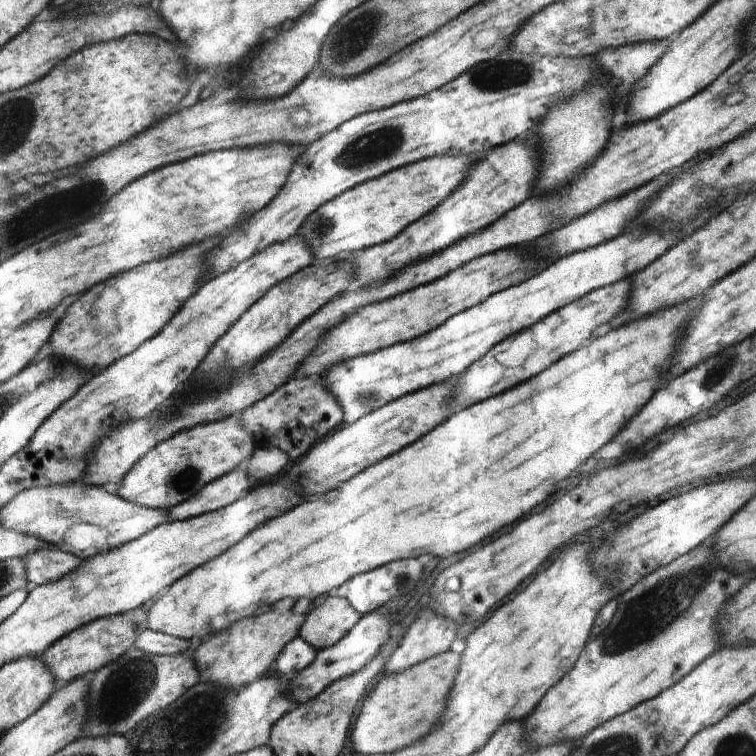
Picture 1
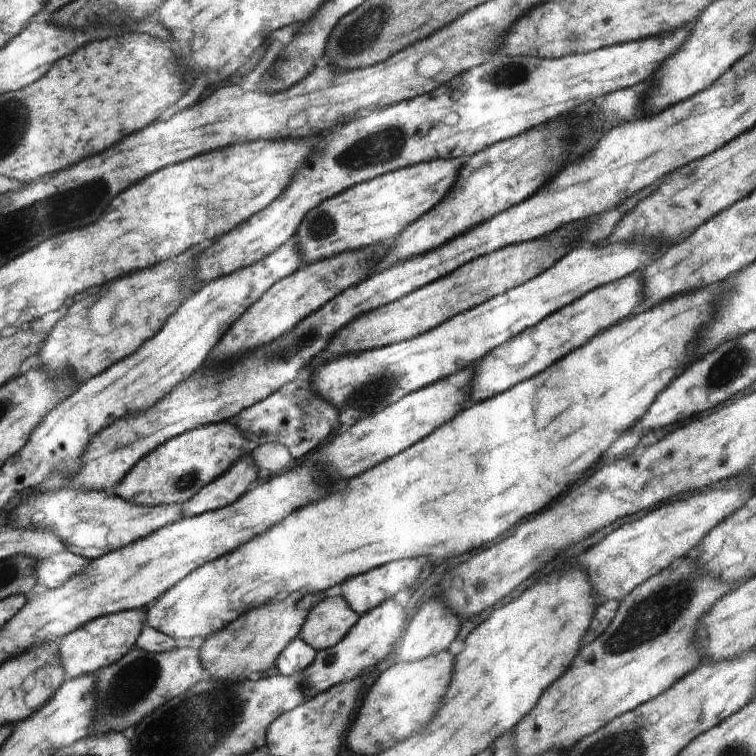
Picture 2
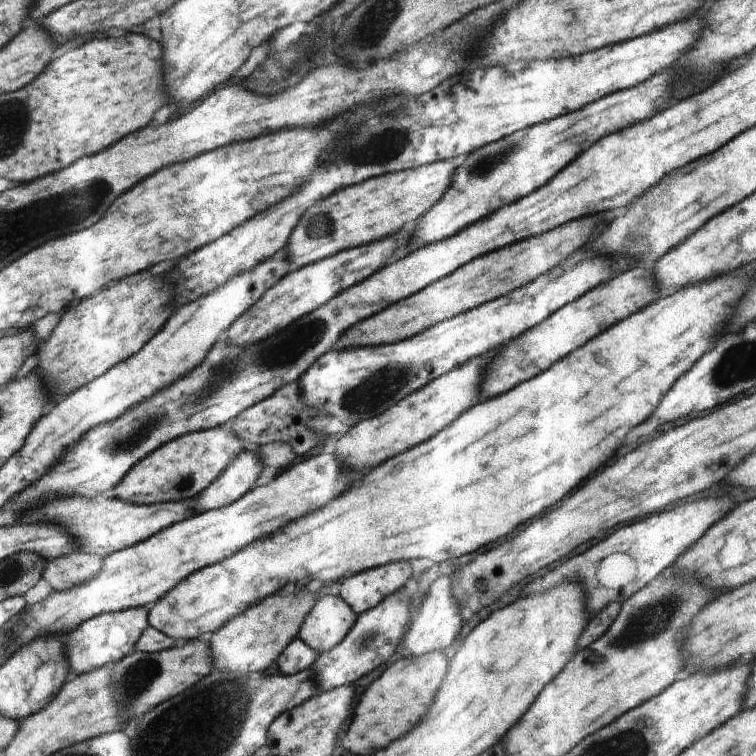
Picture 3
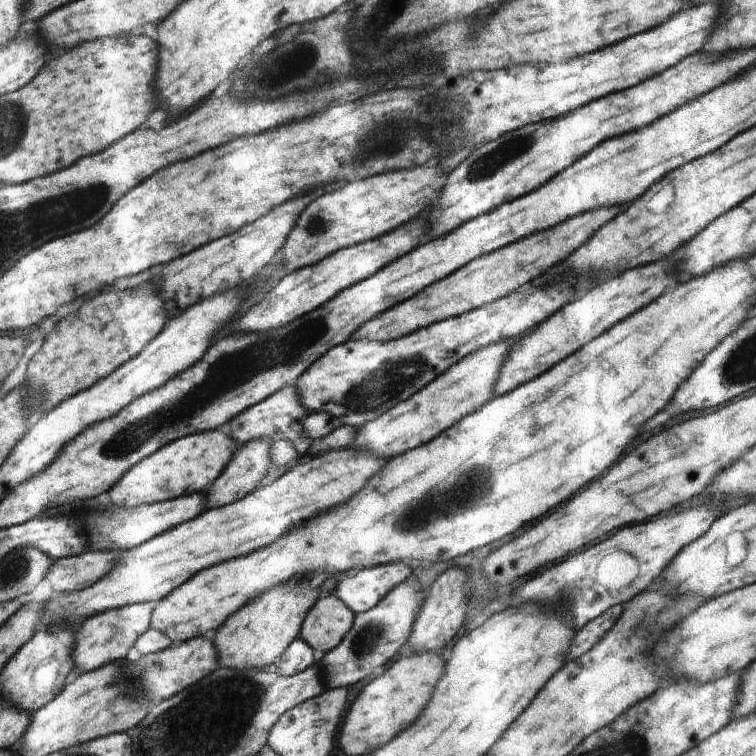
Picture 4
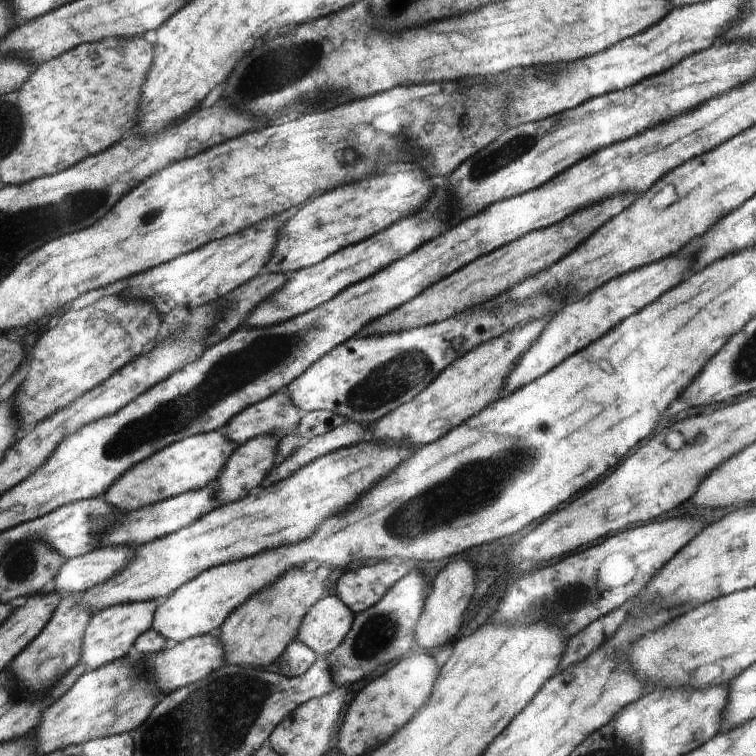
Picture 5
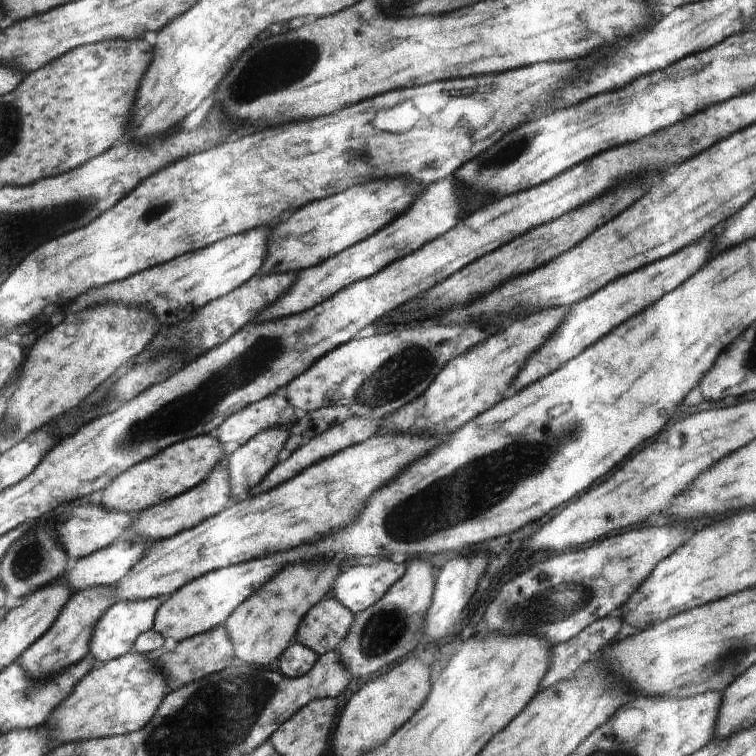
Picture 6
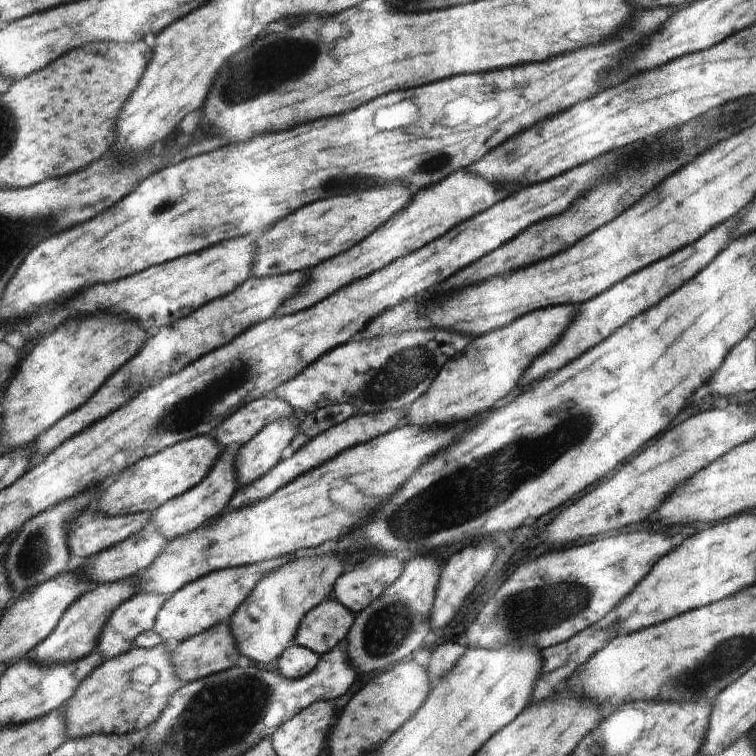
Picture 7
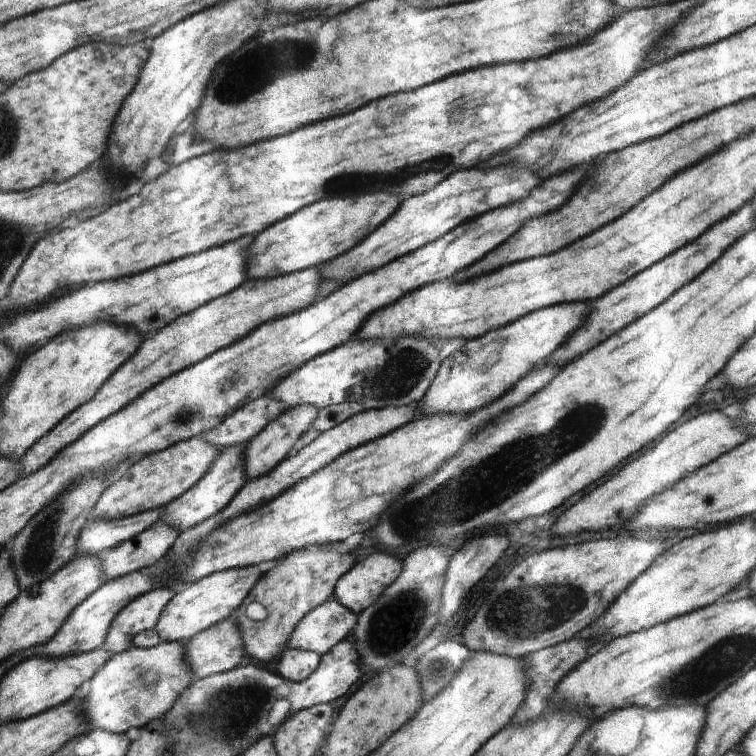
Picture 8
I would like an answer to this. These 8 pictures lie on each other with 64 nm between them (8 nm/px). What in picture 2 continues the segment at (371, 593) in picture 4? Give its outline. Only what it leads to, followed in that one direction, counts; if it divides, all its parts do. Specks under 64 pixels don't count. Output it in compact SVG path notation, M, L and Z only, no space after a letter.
M415 559L390 561L342 584L342 594L351 609L362 615L372 611L400 590L408 588L420 570Z

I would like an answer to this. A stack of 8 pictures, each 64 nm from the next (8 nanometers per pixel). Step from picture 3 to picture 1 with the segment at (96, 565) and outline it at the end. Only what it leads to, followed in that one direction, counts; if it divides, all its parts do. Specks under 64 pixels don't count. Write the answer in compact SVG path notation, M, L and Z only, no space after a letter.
M58 548L42 549L26 558L27 573L33 586L56 583L76 570L82 562L80 557Z

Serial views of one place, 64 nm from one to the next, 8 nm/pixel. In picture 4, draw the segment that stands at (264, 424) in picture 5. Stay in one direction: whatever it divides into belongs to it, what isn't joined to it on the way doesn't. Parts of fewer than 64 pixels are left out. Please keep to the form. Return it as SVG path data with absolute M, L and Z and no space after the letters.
M293 386L284 387L282 390L270 395L268 399L255 404L248 410L241 412L236 418L229 421L230 436L239 446L253 440L265 440L276 442L284 439L292 439L298 454L302 455L309 450L310 439L303 434L302 419L310 413L298 400L297 391Z

